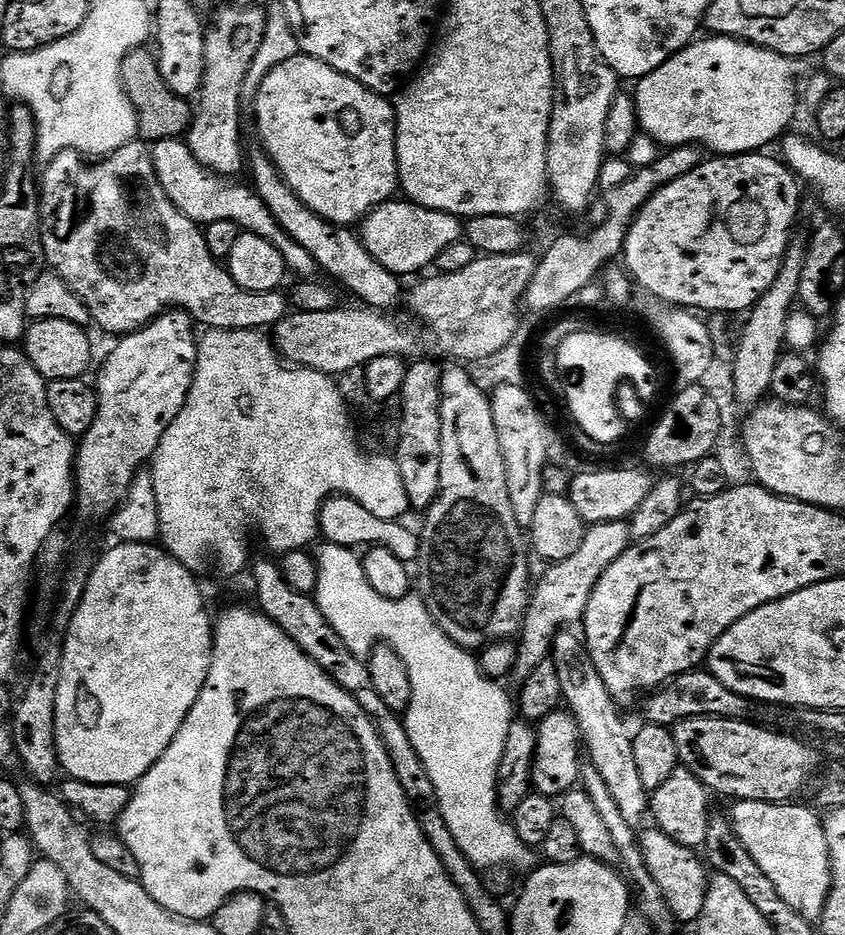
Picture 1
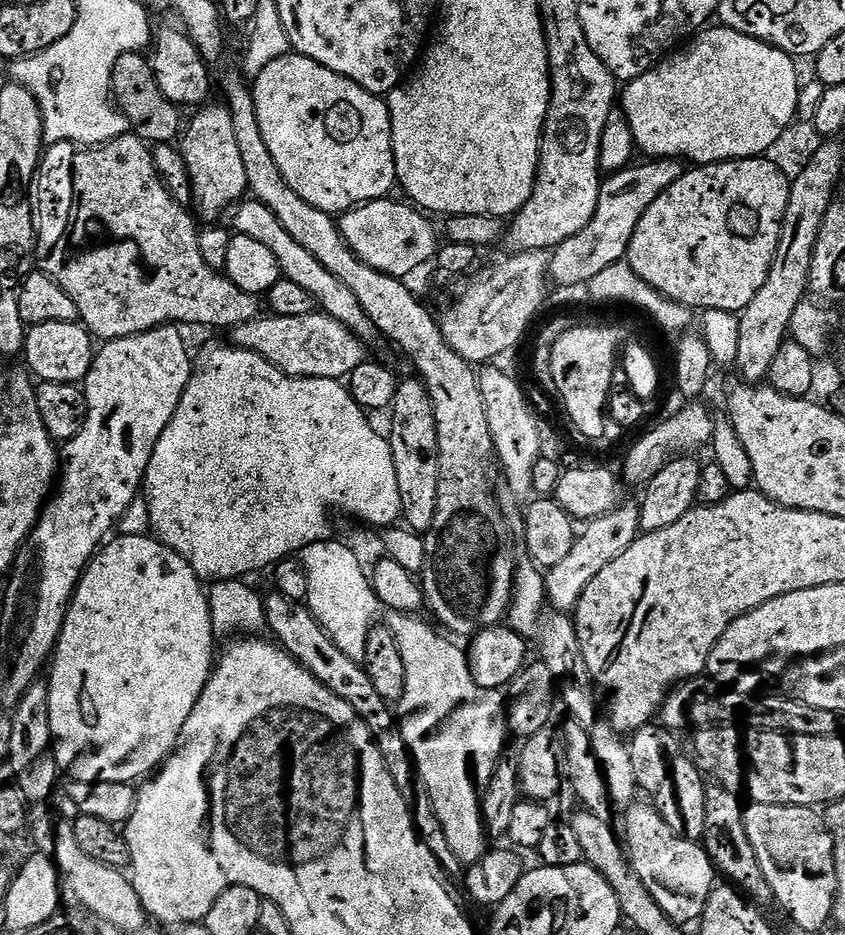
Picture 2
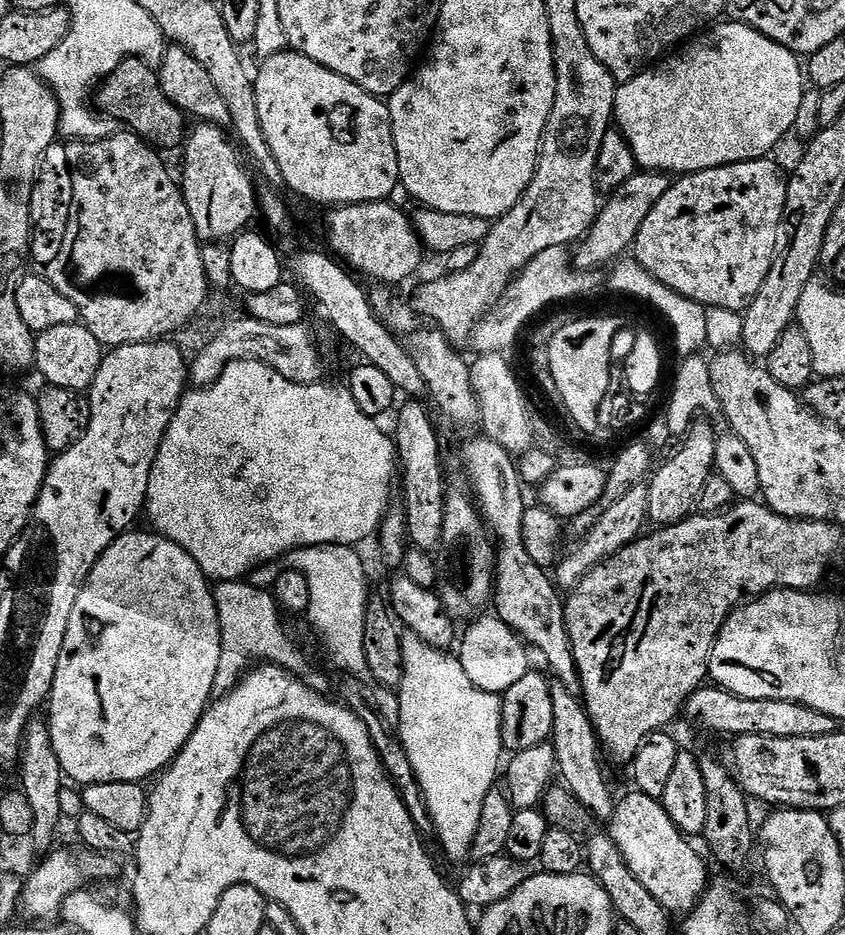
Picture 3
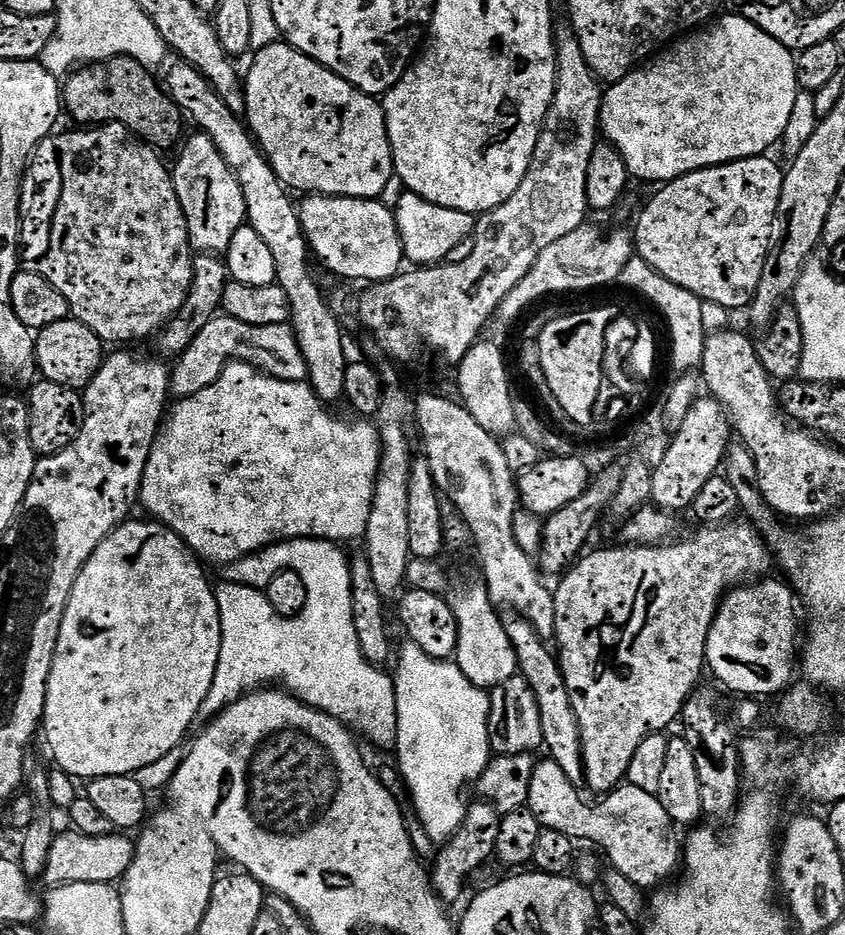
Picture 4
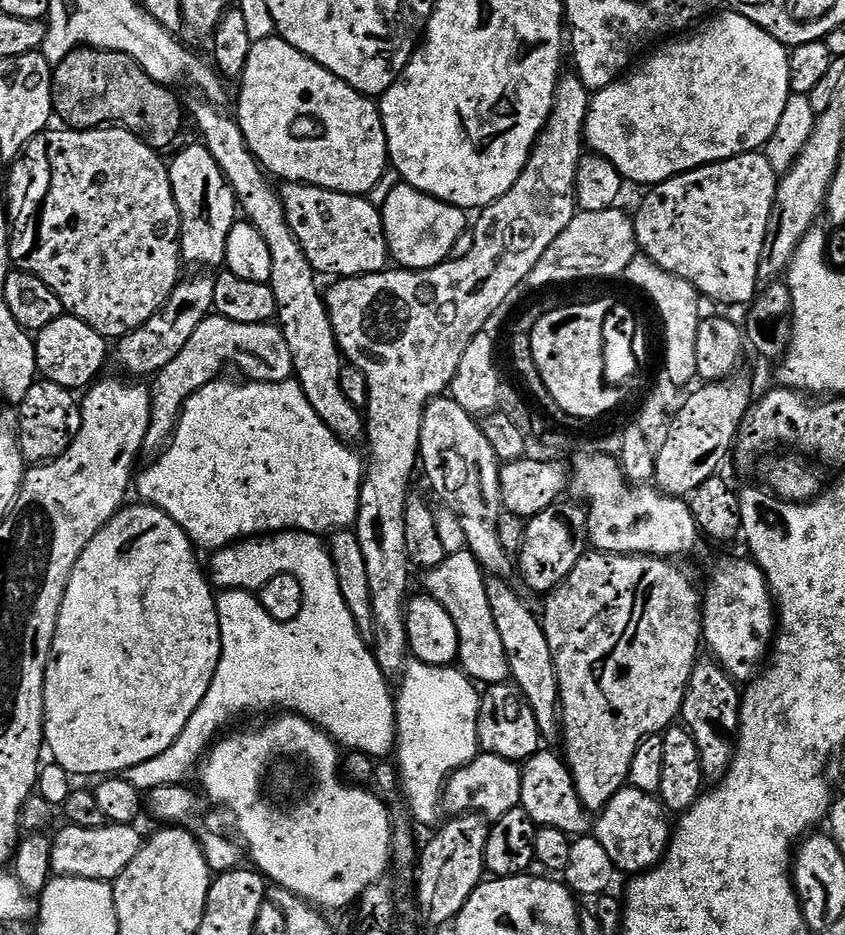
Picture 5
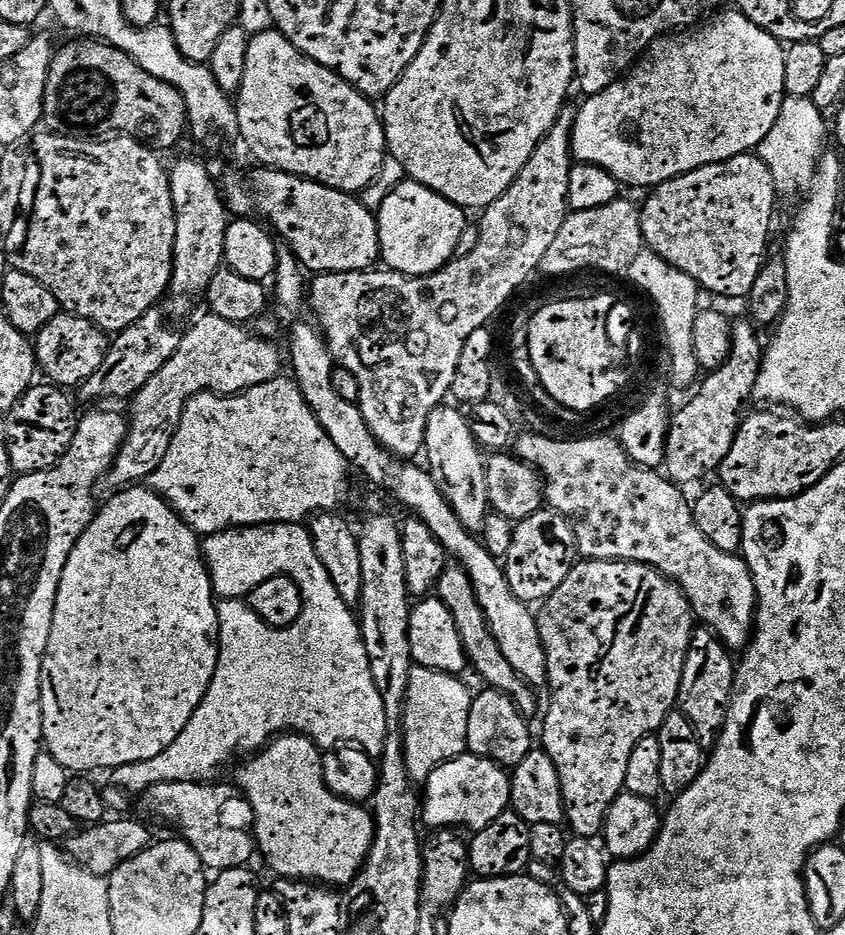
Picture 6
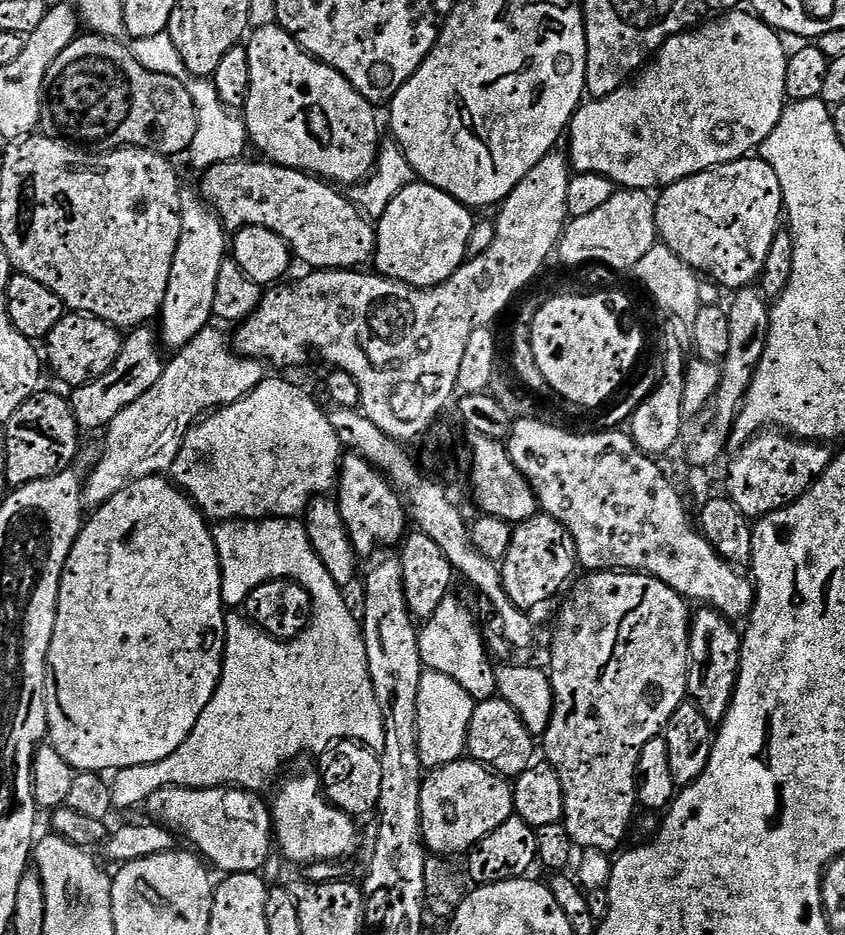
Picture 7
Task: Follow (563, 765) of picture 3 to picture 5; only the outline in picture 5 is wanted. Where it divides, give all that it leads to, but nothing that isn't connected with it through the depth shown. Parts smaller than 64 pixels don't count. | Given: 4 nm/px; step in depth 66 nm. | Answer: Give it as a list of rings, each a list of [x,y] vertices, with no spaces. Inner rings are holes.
[[[501,577],[487,579],[487,597],[494,615],[494,624],[501,635],[502,646],[506,648],[509,675],[522,697],[534,712],[540,737],[545,742],[556,743],[562,736],[562,721],[559,717],[560,687],[558,686],[553,655],[546,641],[543,623],[524,604],[523,600]]]

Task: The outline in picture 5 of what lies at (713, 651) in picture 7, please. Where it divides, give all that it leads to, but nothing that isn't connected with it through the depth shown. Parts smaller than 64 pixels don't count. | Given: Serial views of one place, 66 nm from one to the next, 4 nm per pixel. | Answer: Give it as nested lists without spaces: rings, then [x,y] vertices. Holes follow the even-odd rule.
[[[701,658],[696,661],[696,666],[688,683],[688,689],[684,695],[682,724],[692,733],[694,742],[698,746],[698,754],[700,755],[704,775],[712,782],[719,782],[727,774],[728,767],[732,765],[732,755],[736,753],[736,737],[740,731],[740,701],[742,699],[741,689],[736,688],[739,688],[737,681],[733,680],[716,663],[715,659]]]

